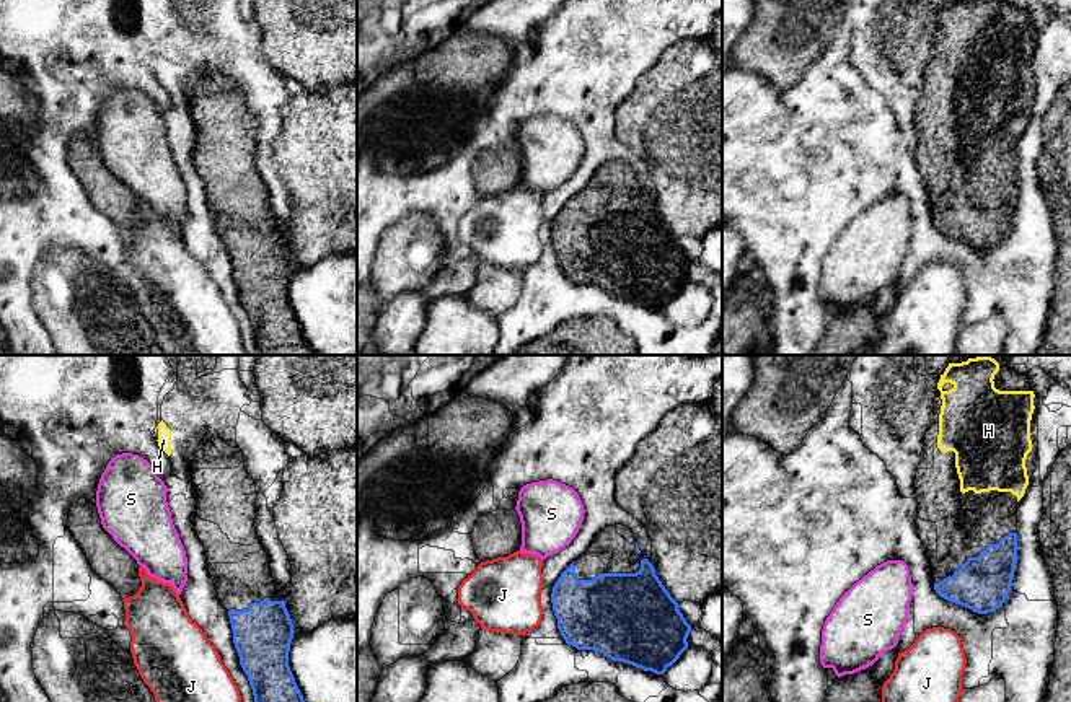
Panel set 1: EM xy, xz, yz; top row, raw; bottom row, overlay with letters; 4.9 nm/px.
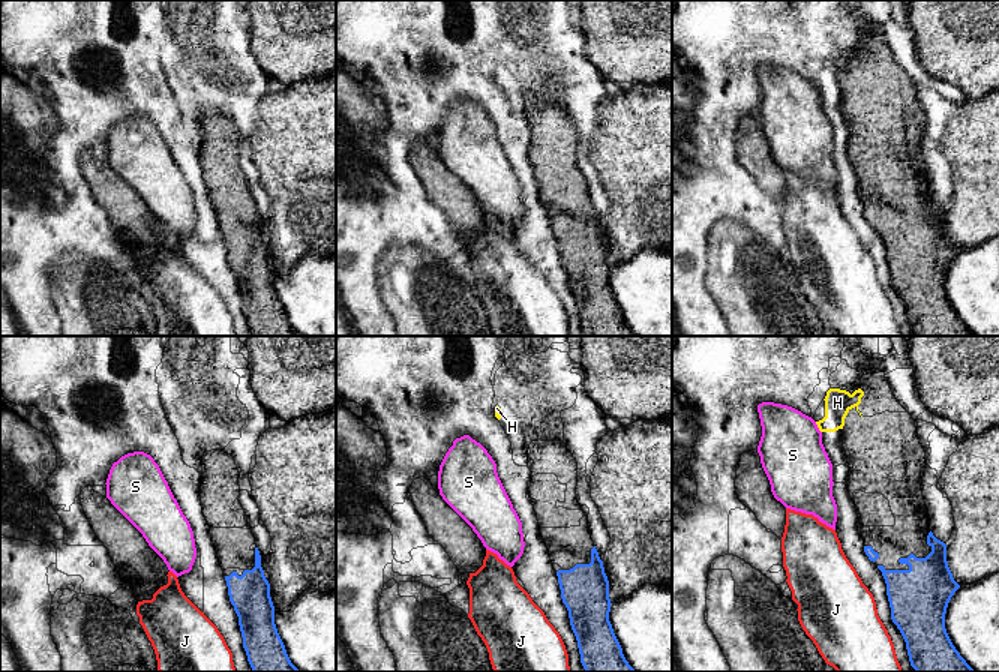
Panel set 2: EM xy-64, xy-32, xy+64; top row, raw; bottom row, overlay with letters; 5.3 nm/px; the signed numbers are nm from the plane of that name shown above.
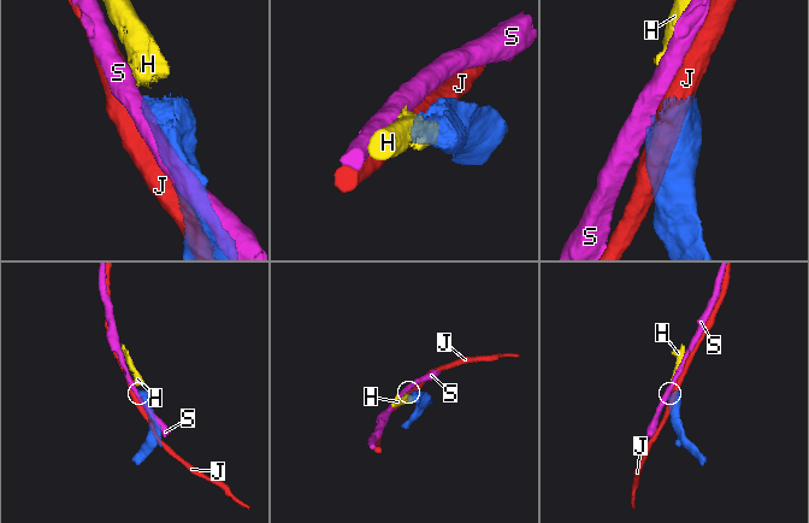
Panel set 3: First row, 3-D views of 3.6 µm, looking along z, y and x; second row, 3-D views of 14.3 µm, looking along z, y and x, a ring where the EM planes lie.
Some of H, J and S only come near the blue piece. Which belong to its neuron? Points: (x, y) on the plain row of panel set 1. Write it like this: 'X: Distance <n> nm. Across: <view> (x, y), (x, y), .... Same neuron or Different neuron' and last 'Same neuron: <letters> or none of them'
H: Distance 160 nm. Across: yz (1016, 168), (1018, 136). Same neuron
J: Distance 60 nm. Across: xz (553, 222), (542, 222). Different neuron
S: Distance 90 nm. Across: xz (572, 197), (563, 183). Different neuron
Same neuron: H

